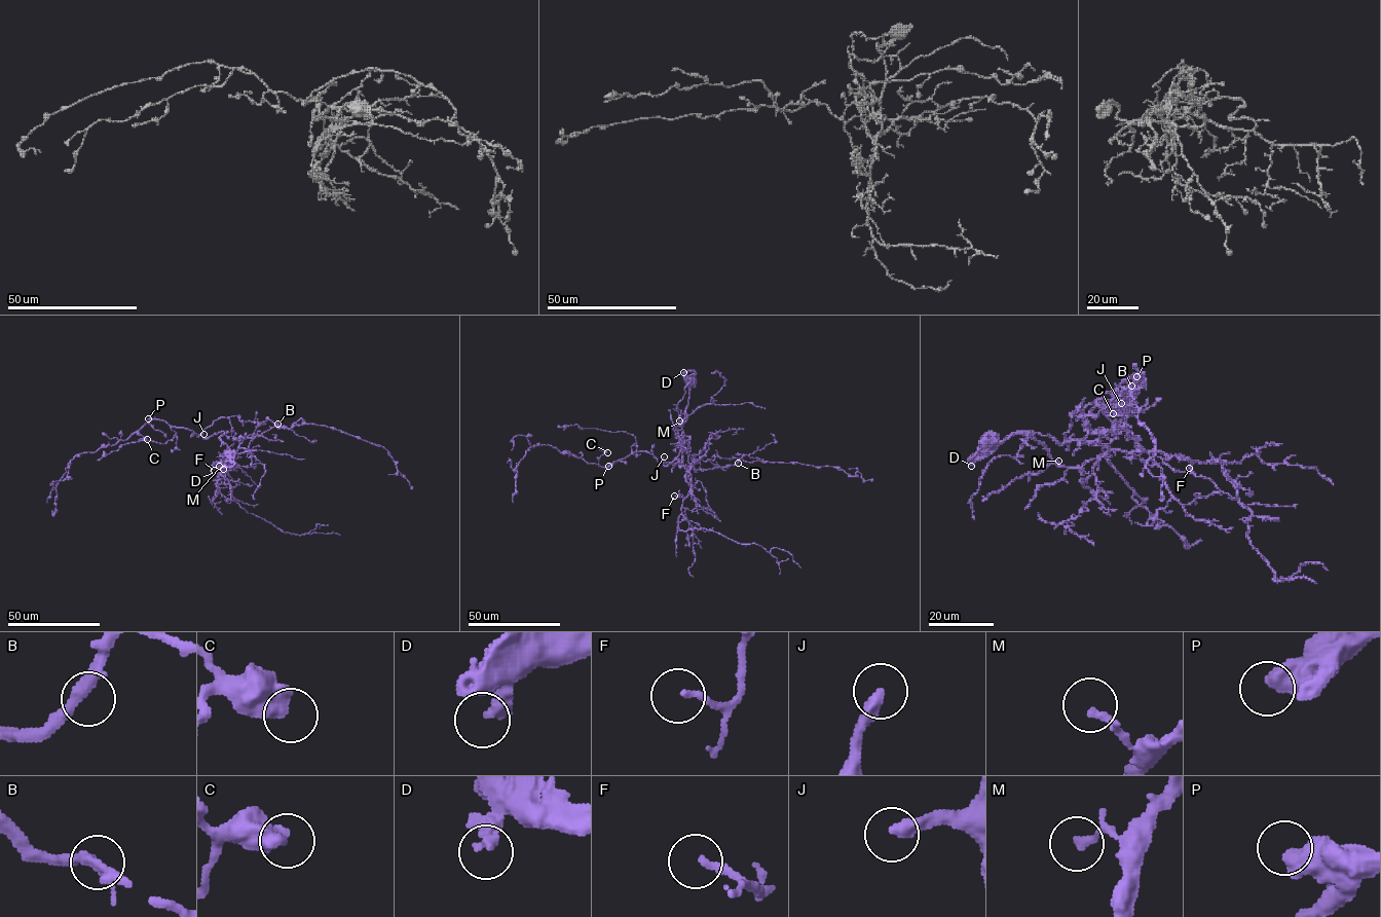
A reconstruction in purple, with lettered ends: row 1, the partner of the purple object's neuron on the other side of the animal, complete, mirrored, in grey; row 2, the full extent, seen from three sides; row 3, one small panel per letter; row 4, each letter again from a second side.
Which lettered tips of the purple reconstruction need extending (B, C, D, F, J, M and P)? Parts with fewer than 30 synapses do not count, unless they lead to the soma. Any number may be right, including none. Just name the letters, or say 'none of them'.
J

